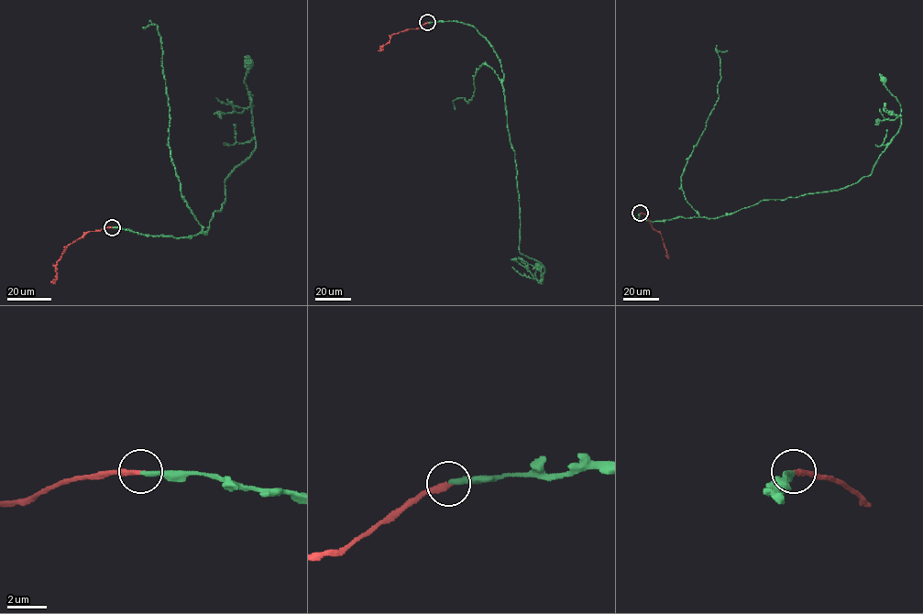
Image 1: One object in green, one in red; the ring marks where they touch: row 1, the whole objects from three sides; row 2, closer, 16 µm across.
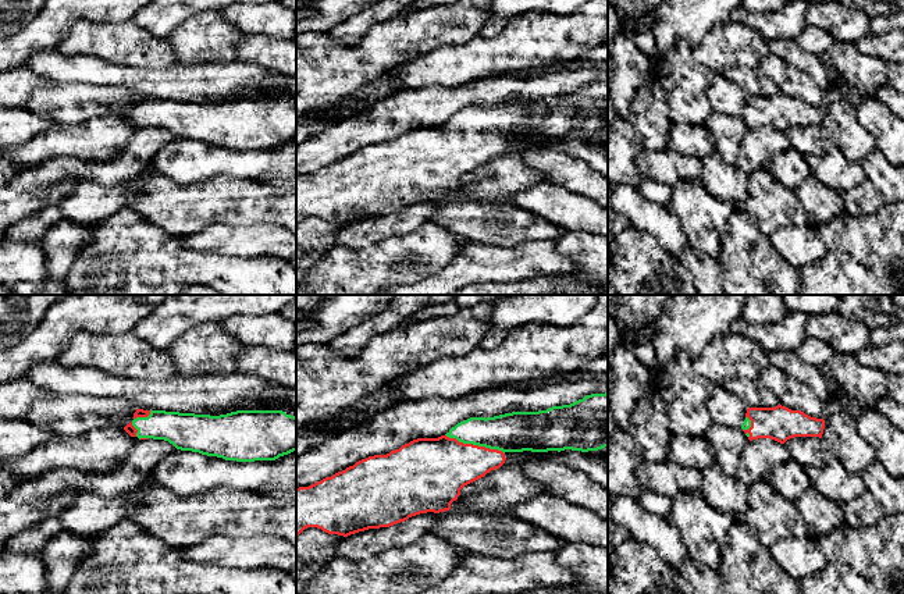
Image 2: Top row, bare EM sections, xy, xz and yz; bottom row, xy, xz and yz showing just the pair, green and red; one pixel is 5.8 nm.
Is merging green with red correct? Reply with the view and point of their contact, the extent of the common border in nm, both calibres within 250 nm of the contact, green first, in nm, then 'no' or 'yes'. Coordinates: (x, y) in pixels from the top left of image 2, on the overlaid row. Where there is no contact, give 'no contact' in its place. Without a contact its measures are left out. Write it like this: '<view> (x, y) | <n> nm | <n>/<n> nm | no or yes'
xz (474, 444) | 360 nm | 220/360 nm | yes

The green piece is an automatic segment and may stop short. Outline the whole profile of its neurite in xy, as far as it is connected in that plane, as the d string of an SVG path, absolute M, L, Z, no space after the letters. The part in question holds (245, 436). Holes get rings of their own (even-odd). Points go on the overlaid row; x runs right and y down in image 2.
M136 409L134 420L124 430L139 440L164 440L181 451L236 462L275 460L296 451L296 417L282 410L236 410L210 416Z

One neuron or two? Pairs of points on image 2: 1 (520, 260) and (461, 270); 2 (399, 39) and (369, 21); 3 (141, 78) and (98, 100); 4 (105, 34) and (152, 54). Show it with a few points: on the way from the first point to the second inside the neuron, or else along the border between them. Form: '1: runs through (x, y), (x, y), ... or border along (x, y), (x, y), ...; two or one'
1: runs through (505, 263), (476, 263); one
2: border along (398, 14), (377, 22), (355, 45), (349, 45); two
3: border along (91, 82), (125, 86), (138, 96); two
4: runs through (116, 42), (141, 49); one

